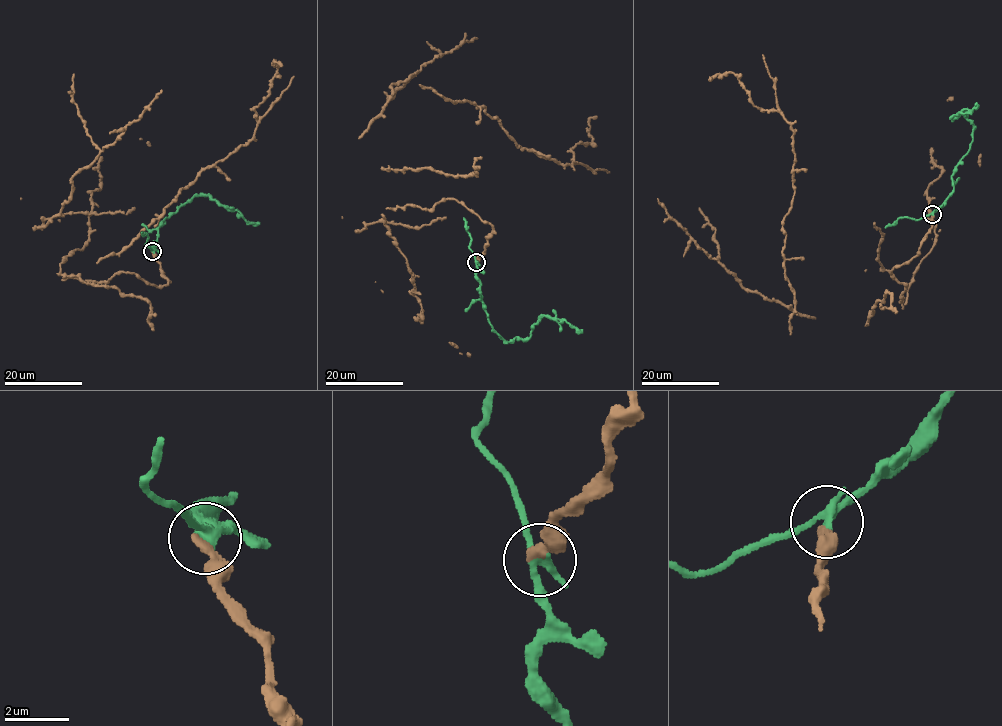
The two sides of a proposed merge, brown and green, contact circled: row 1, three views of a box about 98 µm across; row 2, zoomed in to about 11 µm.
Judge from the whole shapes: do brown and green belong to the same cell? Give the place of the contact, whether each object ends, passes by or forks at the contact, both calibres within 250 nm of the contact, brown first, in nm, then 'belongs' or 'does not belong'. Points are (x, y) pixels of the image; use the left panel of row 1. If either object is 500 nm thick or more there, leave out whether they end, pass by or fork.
place (152, 251); brown ends; green passes by; calibres 320 and 240 nm; does not belong

